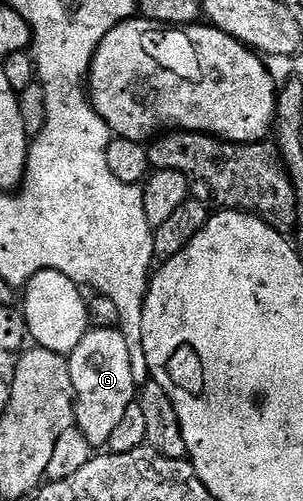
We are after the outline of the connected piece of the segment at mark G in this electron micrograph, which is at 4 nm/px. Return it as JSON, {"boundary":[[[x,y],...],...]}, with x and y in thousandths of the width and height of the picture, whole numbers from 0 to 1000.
{"boundary":[[[383,655],[290,657],[281,675],[224,709],[224,735],[234,780],[248,788],[248,850],[277,866],[304,896],[337,896],[452,790],[406,663]]]}

